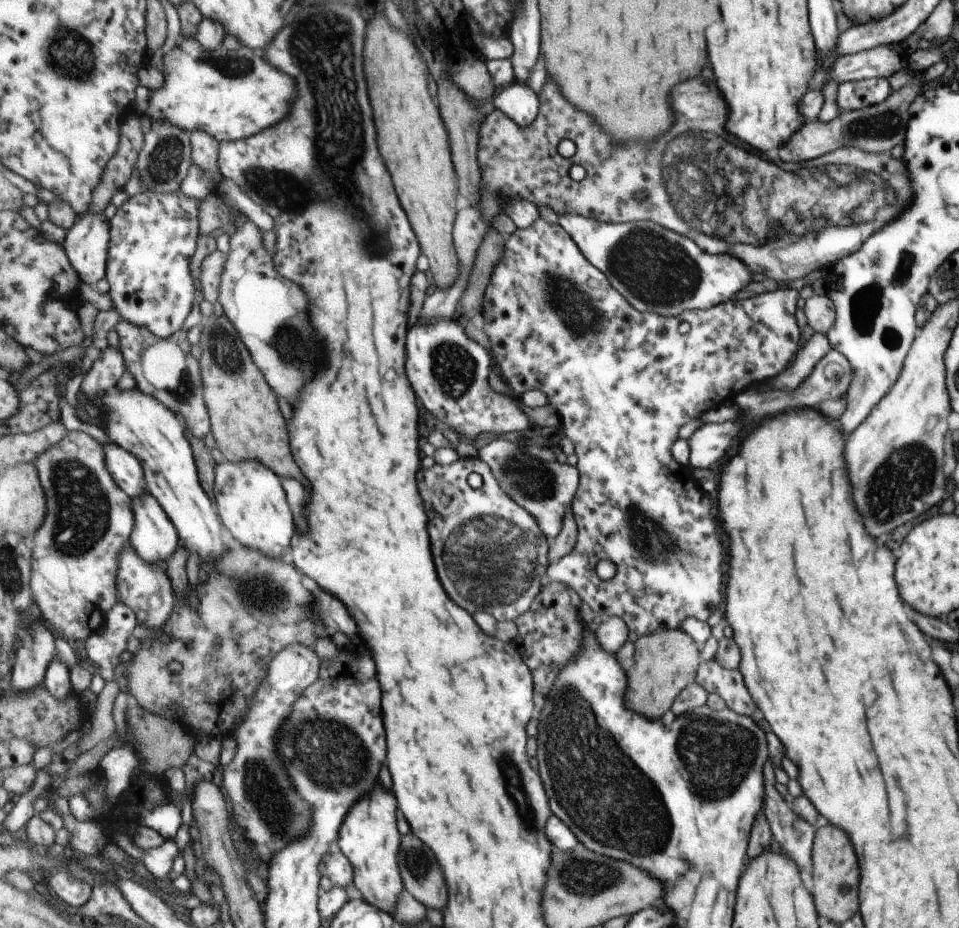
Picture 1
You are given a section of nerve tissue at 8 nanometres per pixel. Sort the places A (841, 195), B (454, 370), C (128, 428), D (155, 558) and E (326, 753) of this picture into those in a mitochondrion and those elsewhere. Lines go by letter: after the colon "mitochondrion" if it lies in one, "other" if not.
A: mitochondrion
B: mitochondrion
C: other
D: other
E: mitochondrion

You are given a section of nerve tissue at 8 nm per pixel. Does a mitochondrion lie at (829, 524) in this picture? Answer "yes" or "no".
no

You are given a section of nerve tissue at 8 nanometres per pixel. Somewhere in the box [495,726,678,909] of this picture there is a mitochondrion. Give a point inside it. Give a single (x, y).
(582, 877)

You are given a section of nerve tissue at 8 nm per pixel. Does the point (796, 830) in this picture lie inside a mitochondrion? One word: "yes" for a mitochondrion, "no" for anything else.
yes

